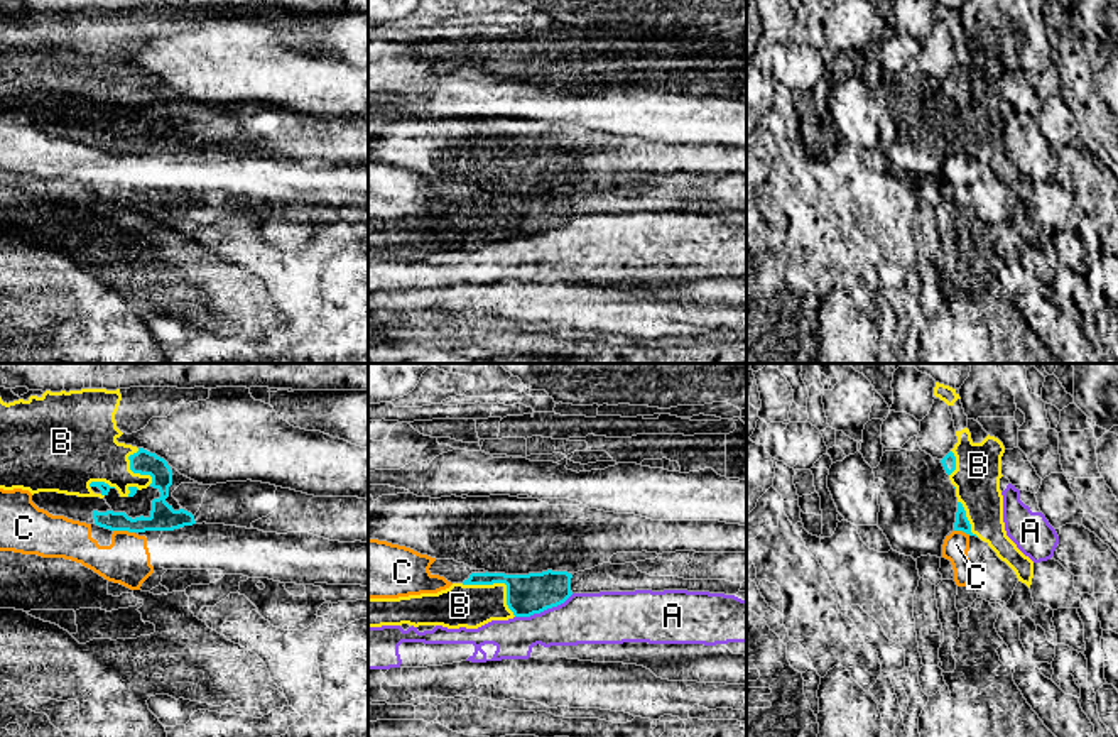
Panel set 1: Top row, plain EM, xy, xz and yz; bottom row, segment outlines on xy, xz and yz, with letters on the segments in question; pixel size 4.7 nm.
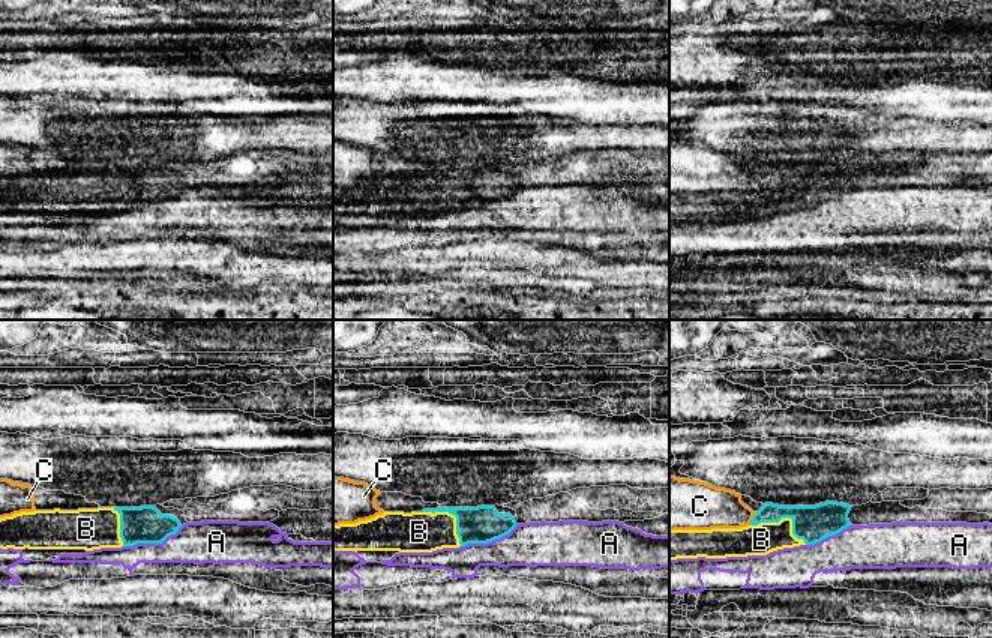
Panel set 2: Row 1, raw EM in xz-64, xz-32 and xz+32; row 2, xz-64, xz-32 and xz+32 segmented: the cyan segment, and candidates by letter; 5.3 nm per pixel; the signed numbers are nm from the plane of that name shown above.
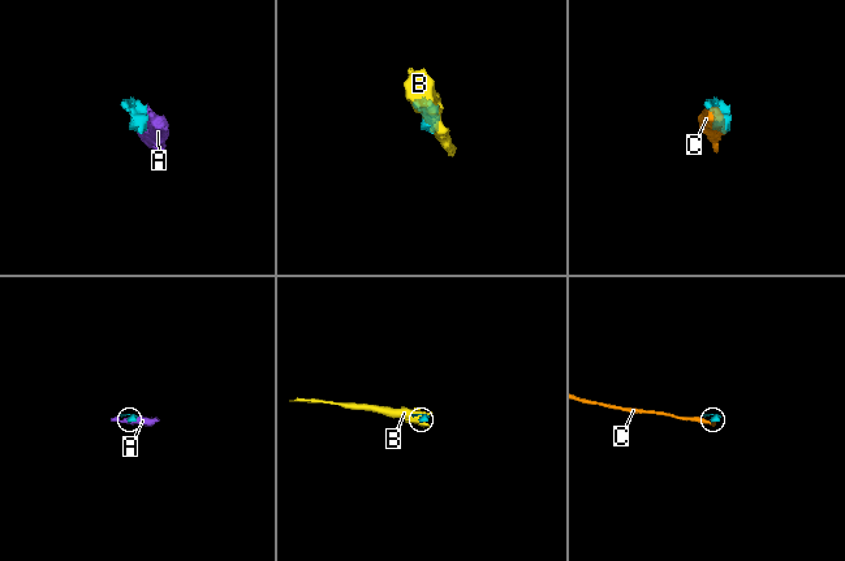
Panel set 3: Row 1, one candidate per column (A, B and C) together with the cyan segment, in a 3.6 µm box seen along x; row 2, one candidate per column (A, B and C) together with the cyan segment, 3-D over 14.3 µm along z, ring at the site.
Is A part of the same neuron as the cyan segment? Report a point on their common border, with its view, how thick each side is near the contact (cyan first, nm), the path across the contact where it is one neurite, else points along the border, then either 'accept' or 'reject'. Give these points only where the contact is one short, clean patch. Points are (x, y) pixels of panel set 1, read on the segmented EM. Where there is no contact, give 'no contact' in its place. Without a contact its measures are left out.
contact xz (544, 609); calibres 190 and 240 nm; border xz (573, 594), (556, 605), (515, 617); reject

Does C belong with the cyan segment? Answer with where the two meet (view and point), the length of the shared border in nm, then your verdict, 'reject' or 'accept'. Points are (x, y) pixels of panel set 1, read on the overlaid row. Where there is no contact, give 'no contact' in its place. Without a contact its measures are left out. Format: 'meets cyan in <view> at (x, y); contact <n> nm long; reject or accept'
meets cyan in xy at (124, 529); contact 110 nm long; reject

